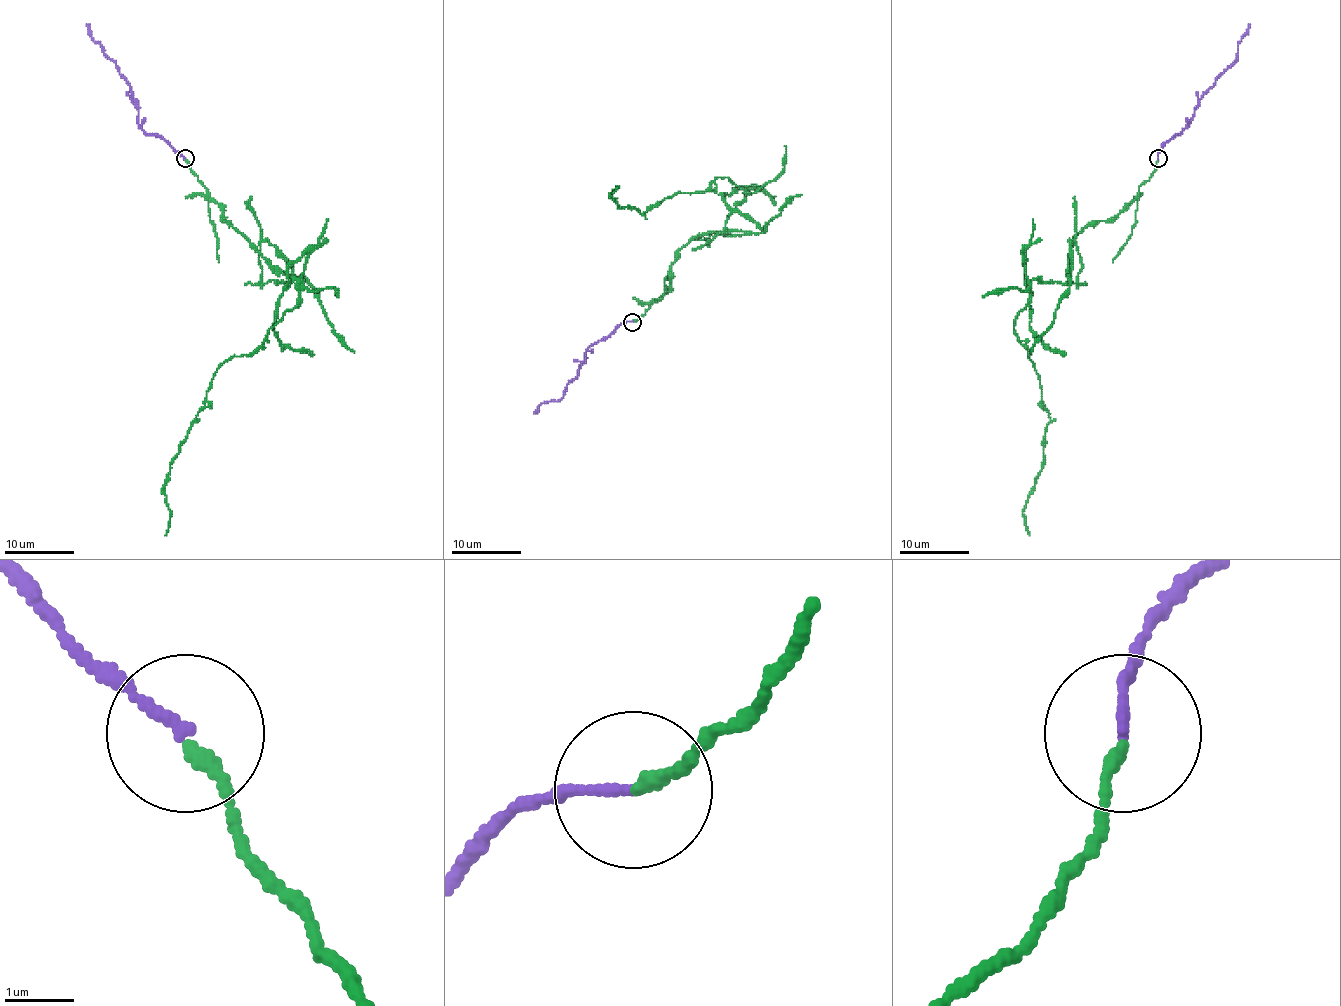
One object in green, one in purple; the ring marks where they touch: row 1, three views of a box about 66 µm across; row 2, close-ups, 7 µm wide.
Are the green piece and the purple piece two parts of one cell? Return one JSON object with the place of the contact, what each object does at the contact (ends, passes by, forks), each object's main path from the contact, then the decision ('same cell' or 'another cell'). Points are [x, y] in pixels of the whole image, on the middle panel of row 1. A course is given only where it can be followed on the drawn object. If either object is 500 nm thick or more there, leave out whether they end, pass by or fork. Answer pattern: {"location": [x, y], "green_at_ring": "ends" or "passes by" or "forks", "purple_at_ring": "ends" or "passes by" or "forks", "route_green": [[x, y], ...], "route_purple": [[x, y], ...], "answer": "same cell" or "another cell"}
{"location": [632, 322], "green_at_ring": "ends", "purple_at_ring": "ends", "route_green": [[633, 321], [694, 236], [744, 233], [706, 243], [746, 193], [718, 177], [643, 213], [612, 193]], "route_purple": [[633, 321], [621, 323], [588, 349], [579, 373], [567, 386], [565, 394], [556, 401], [544, 401], [534, 413]], "answer": "another cell"}

